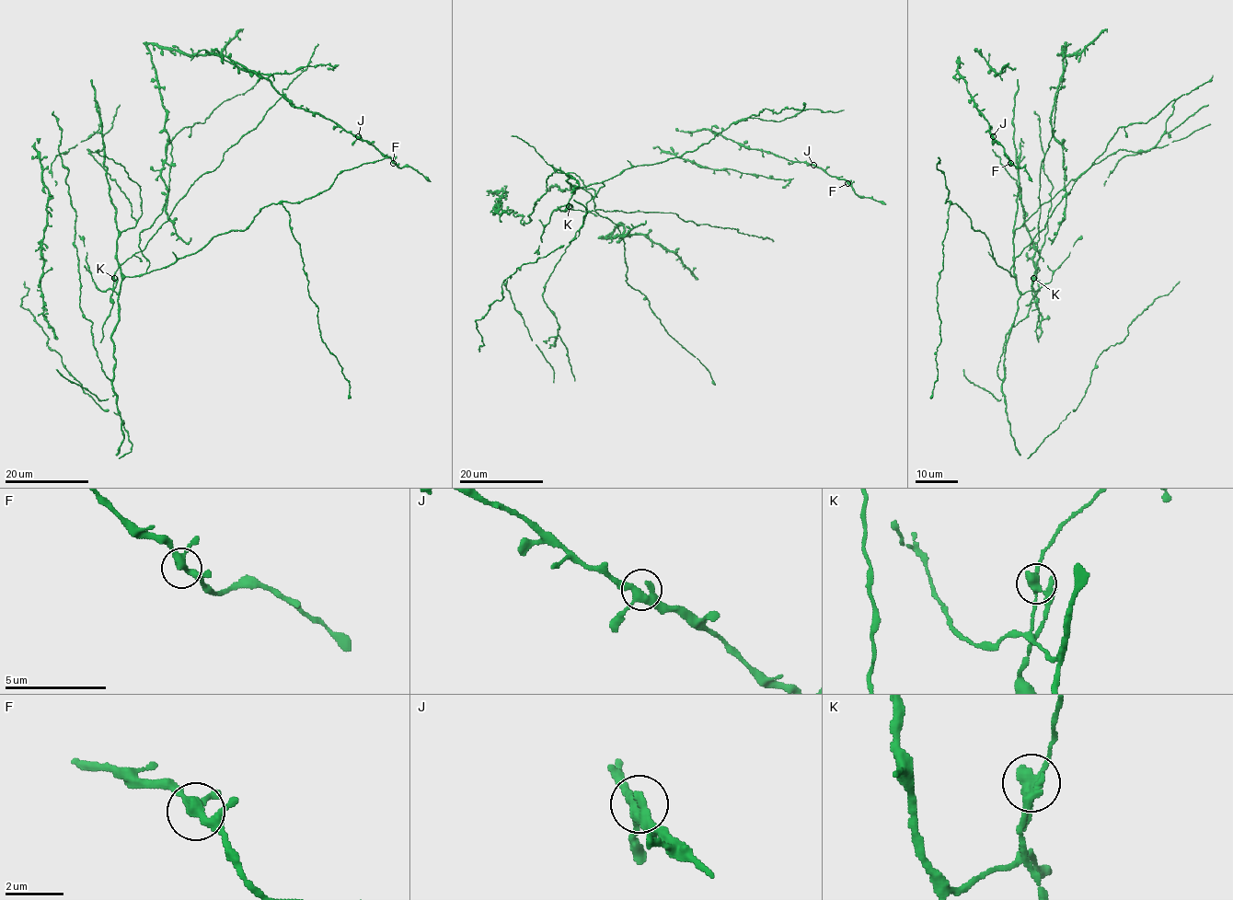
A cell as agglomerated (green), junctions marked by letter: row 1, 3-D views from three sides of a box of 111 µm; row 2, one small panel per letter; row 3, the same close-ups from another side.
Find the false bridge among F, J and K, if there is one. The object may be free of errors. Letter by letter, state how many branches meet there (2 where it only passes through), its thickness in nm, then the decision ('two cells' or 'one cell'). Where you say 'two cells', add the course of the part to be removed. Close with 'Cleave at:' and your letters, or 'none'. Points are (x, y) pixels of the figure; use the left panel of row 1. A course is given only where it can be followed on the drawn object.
F: 4 branches meet; 300 nm thick; one cell
J: 4 branches meet; 320 nm thick; one cell
K: 4 branches meet; 320 nm thick; two cells; foreign part runs (114, 279), (110, 311), (102, 327), (100, 342)
Cleave at: K

